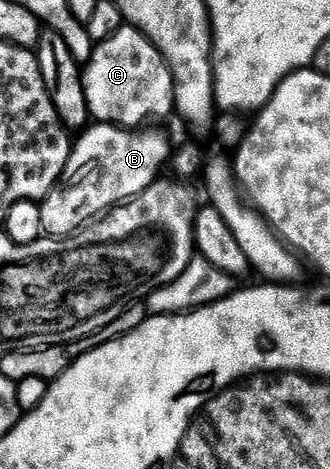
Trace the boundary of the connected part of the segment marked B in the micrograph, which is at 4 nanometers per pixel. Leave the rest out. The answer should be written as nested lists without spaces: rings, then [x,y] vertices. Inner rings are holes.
[[[91,124],[74,139],[58,186],[42,199],[39,208],[48,235],[66,236],[82,230],[156,182],[159,168],[168,161],[171,146],[165,135],[147,129],[151,128]]]

